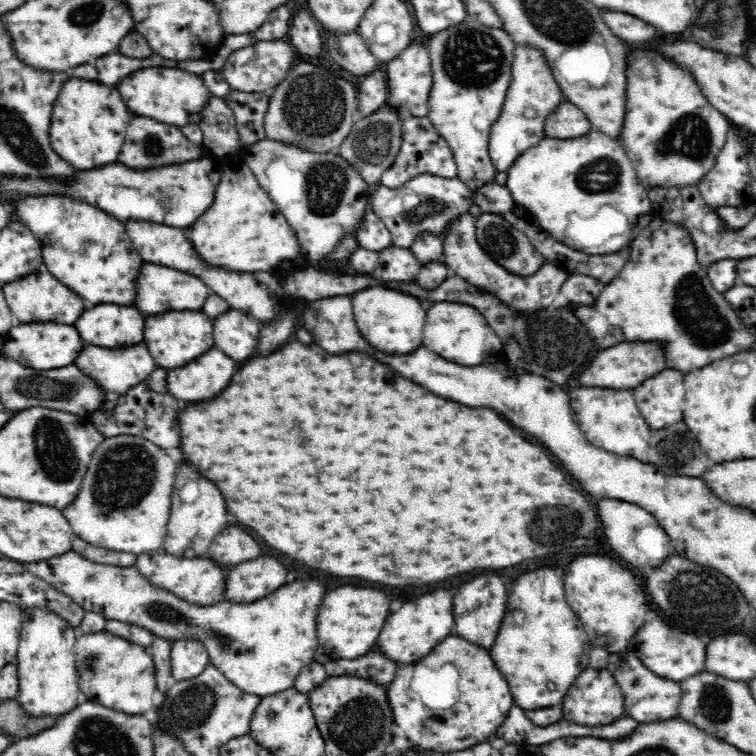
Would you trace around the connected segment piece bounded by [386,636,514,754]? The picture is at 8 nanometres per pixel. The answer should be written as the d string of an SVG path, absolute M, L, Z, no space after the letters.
M450 636L442 644L438 644L438 648L430 651L428 656L432 666L454 664L458 668L458 700L454 700L448 710L428 708L422 698L414 692L414 668L398 668L394 681L386 686L394 722L404 730L414 746L428 751L450 754L492 741L502 721L514 712L514 700L506 680L494 666L490 654L484 648L478 648L462 638Z

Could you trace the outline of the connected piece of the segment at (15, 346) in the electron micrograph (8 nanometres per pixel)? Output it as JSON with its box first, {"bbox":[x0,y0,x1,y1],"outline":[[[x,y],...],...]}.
{"bbox":[4,324,84,370],"outline":[[[22,324],[14,326],[8,332],[8,342],[4,346],[4,354],[20,364],[26,364],[36,370],[62,368],[72,364],[78,358],[78,352],[84,348],[82,338],[74,326],[68,324]]]}

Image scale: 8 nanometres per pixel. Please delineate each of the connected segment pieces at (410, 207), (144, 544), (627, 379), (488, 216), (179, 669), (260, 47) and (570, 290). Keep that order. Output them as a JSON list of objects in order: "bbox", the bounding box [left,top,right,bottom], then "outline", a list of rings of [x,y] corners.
[{"bbox":[370,173,472,249],"outline":[[[420,173],[395,189],[379,184],[370,200],[374,213],[386,224],[391,233],[393,244],[410,249],[412,241],[416,241],[423,233],[444,240],[449,224],[469,212],[472,191],[458,176],[444,178],[443,175]]]},{"bbox":[62,435,180,555],"outline":[[[130,435],[105,438],[93,452],[79,493],[62,514],[75,536],[94,546],[135,555],[162,549],[178,468],[180,462],[150,440]]]},{"bbox":[578,342,666,388],"outline":[[[624,342],[616,344],[614,348],[600,350],[596,358],[586,366],[586,370],[578,376],[578,384],[586,388],[636,388],[646,378],[654,376],[656,372],[666,369],[664,351],[660,344],[646,344],[646,342]]]},{"bbox":[475,212,545,276],"outline":[[[483,212],[475,223],[476,237],[482,249],[506,271],[518,276],[536,275],[536,272],[545,264],[544,255],[538,251],[536,245],[524,233],[514,228],[502,215]]]},{"bbox":[171,639,210,679],"outline":[[[180,639],[171,644],[171,674],[174,679],[194,679],[210,664],[209,656],[201,642]]]},{"bbox":[221,39,300,93],"outline":[[[288,39],[258,41],[254,46],[234,51],[226,59],[221,71],[234,90],[248,93],[264,92],[278,86],[300,58],[297,50],[290,44]]]},{"bbox":[560,275,602,305],"outline":[[[569,275],[562,288],[560,300],[564,302],[593,305],[602,290],[602,283],[588,275]]]}]

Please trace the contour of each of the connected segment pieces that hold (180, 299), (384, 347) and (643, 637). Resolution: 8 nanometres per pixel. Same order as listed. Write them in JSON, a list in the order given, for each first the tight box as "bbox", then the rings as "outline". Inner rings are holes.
[{"bbox":[134,264,208,314],"outline":[[[142,264],[140,276],[138,276],[138,294],[134,306],[142,314],[158,314],[158,312],[170,312],[170,310],[200,310],[208,292],[208,286],[200,280],[200,277],[190,276],[186,272],[178,272],[174,268],[164,268],[156,264]]]},{"bbox":[352,285,426,356],"outline":[[[372,285],[354,294],[352,304],[354,304],[354,318],[360,334],[376,350],[386,352],[390,356],[400,356],[400,354],[410,354],[422,346],[422,330],[424,330],[426,314],[422,310],[420,300],[414,295]]]},{"bbox":[628,618,706,682],"outline":[[[660,618],[646,622],[628,644],[628,650],[634,652],[634,656],[640,658],[648,670],[656,672],[662,678],[670,678],[676,682],[704,670],[704,656],[706,656],[704,648],[706,648],[706,644],[700,642],[700,638],[672,630]]]}]

